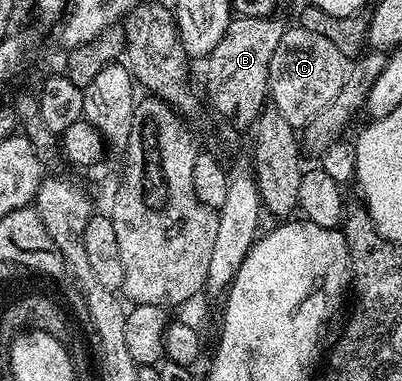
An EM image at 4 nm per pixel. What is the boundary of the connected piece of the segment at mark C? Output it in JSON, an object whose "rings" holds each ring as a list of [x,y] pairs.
{"rings":[[[301,26],[287,27],[269,63],[267,91],[271,105],[280,110],[289,125],[303,128],[340,92],[347,71],[346,57],[328,38]]]}

